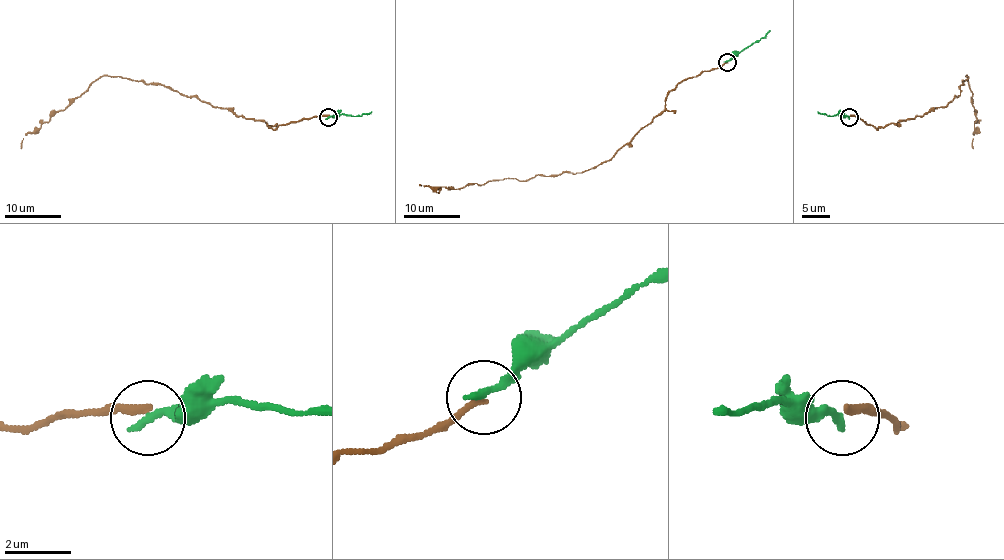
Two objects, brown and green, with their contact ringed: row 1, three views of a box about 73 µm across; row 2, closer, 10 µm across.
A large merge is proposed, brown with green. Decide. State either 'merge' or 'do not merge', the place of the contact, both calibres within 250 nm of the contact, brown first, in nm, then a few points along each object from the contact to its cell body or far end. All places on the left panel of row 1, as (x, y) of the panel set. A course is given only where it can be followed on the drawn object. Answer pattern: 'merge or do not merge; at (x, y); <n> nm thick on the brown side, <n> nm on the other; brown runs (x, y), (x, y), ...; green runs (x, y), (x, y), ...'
merge; at (328, 117); 200 nm thick on the brown side, 260 nm on the other; brown runs (328, 116), (272, 129), (263, 121), (237, 116), (161, 84), (100, 76), (64, 109), (27, 132), (20, 149); green runs (328, 116), (345, 114), (360, 116), (372, 111)

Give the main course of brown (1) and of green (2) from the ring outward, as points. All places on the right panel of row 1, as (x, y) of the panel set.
1: (849, 116), (878, 129), (923, 116), (960, 94), (959, 87), (967, 76), (970, 102), (976, 109), (973, 149)
2: (849, 116), (837, 114), (828, 116), (817, 111)

